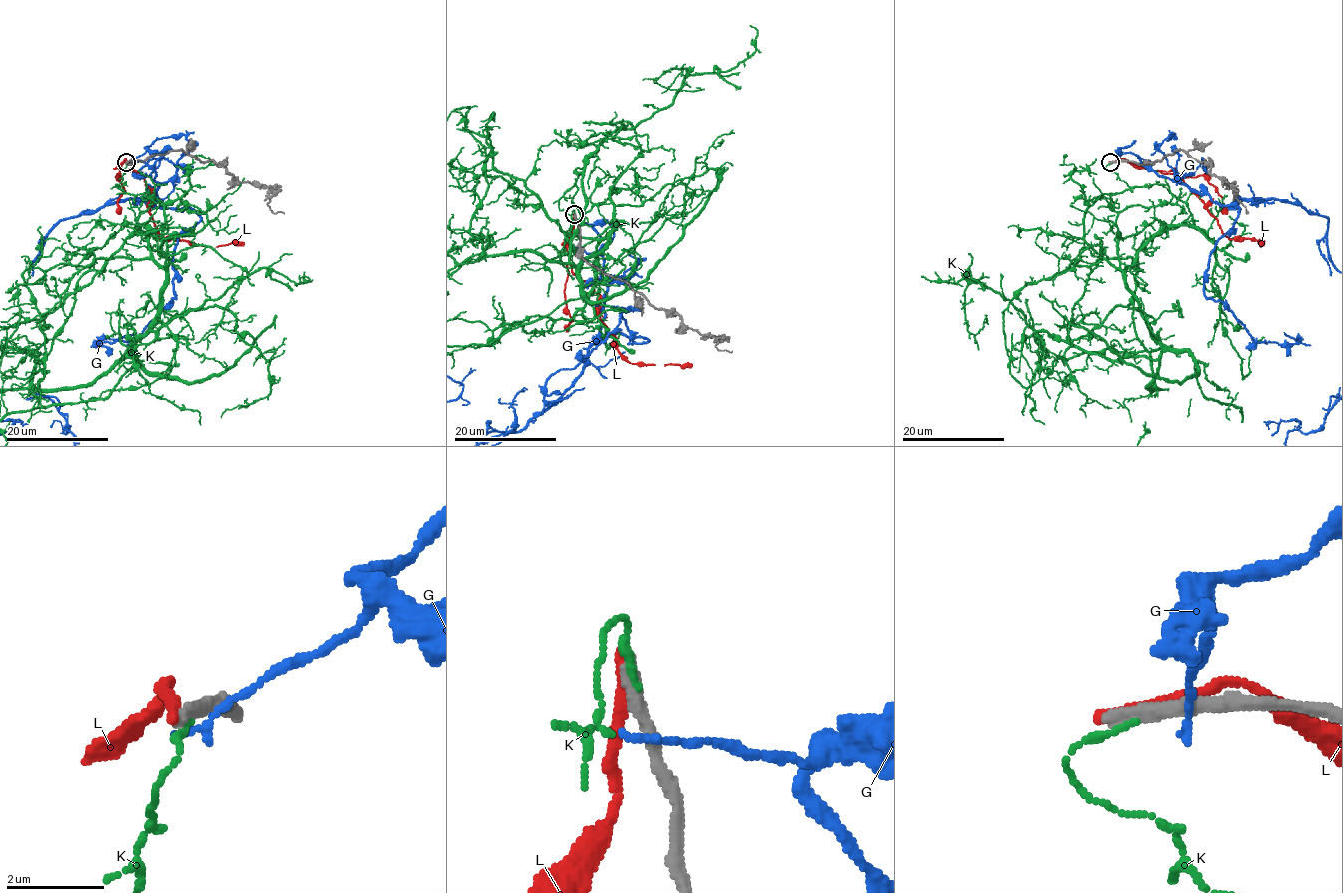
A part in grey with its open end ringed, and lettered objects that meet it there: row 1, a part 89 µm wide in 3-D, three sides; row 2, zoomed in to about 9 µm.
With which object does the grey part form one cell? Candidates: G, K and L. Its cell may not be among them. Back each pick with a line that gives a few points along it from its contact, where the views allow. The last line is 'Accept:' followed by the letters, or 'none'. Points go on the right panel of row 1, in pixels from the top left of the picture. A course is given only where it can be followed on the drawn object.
Accept: none

